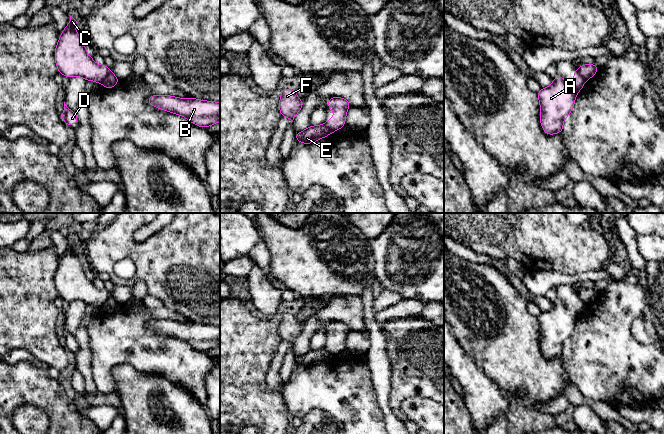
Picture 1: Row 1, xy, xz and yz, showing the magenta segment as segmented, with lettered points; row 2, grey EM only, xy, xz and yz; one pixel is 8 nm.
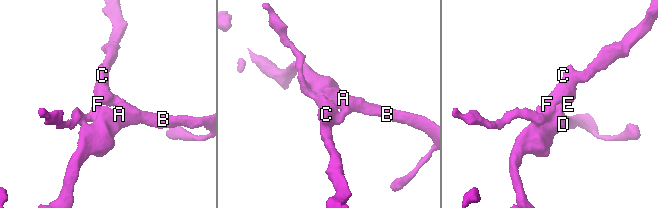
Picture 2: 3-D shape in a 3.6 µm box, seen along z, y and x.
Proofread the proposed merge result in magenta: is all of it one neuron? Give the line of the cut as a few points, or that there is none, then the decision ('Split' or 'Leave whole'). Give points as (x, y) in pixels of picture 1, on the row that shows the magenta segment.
Split along xy (110, 71), (101, 82). Split

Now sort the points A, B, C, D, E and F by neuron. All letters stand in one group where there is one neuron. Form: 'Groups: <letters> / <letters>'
Groups: A B D / C E F

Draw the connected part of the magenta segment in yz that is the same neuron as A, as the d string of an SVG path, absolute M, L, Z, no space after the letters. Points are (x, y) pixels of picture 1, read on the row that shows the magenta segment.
M575 70L573 82L557 75L551 86L541 88L537 93L541 108L540 123L547 135L562 133L563 121L572 111L577 93L584 83L579 71Z

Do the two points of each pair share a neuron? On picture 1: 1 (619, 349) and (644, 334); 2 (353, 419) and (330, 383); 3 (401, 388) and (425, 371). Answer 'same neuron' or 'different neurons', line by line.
1: different neurons
2: same neuron
3: same neuron

